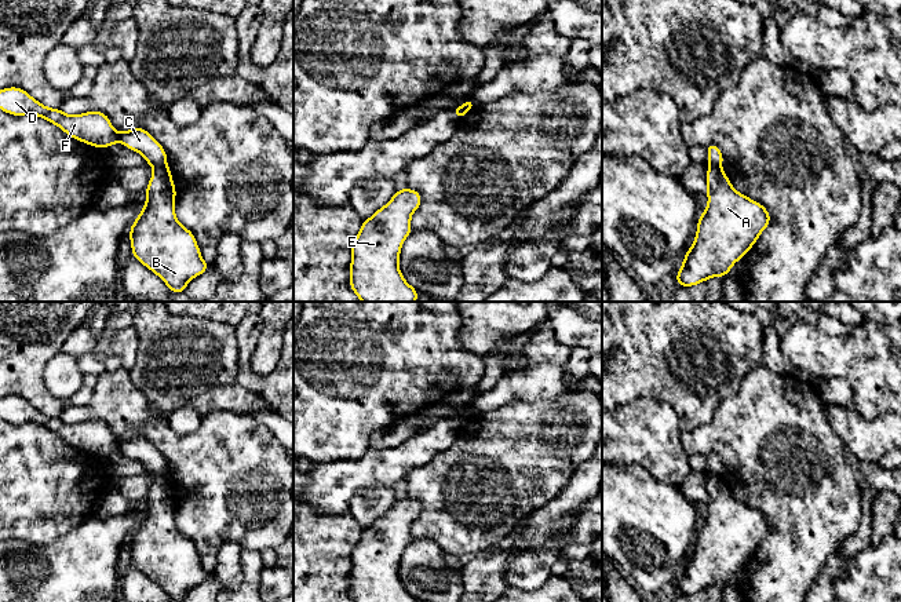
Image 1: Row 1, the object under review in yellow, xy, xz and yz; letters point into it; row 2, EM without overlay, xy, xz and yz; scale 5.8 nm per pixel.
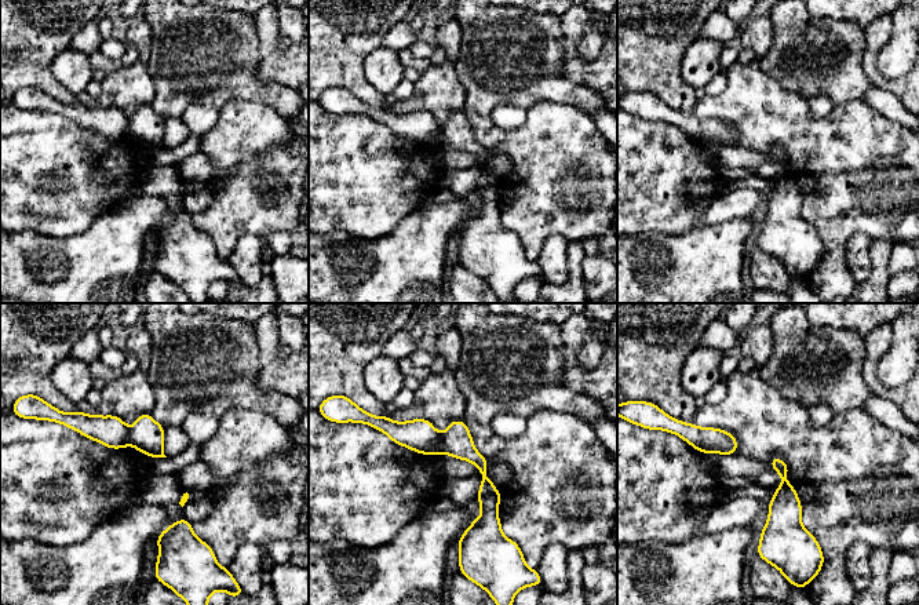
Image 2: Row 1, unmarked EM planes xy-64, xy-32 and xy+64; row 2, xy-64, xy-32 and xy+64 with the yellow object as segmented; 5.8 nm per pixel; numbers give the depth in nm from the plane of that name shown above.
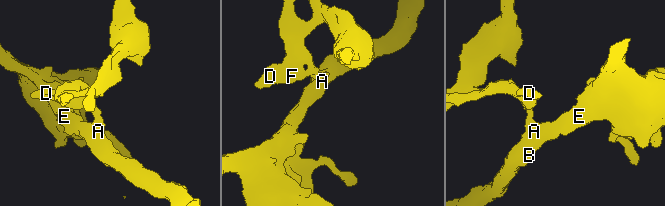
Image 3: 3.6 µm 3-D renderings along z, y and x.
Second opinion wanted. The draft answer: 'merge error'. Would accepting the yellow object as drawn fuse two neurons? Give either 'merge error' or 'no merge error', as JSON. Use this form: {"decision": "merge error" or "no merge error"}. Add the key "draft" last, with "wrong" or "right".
{"decision": "merge error", "draft": "right"}

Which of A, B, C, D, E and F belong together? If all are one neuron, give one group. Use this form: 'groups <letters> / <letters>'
groups A B E / C D F

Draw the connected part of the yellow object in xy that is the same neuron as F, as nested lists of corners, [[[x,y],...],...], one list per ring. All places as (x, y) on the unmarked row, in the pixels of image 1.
[[[10,395],[0,398],[0,419],[12,424],[34,423],[58,434],[69,445],[94,456],[109,456],[123,450],[125,456],[141,461],[146,473],[157,475],[167,473],[167,461],[163,455],[143,437],[134,435],[125,441],[117,441],[103,420],[87,420],[69,424],[59,416],[50,417],[25,398]]]

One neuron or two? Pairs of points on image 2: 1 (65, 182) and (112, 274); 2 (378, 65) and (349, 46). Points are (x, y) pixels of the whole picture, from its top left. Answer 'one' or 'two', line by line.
1: two
2: two

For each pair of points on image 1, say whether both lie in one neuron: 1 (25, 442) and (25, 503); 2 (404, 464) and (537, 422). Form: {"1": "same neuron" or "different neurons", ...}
{"1": "same neuron", "2": "different neurons"}

